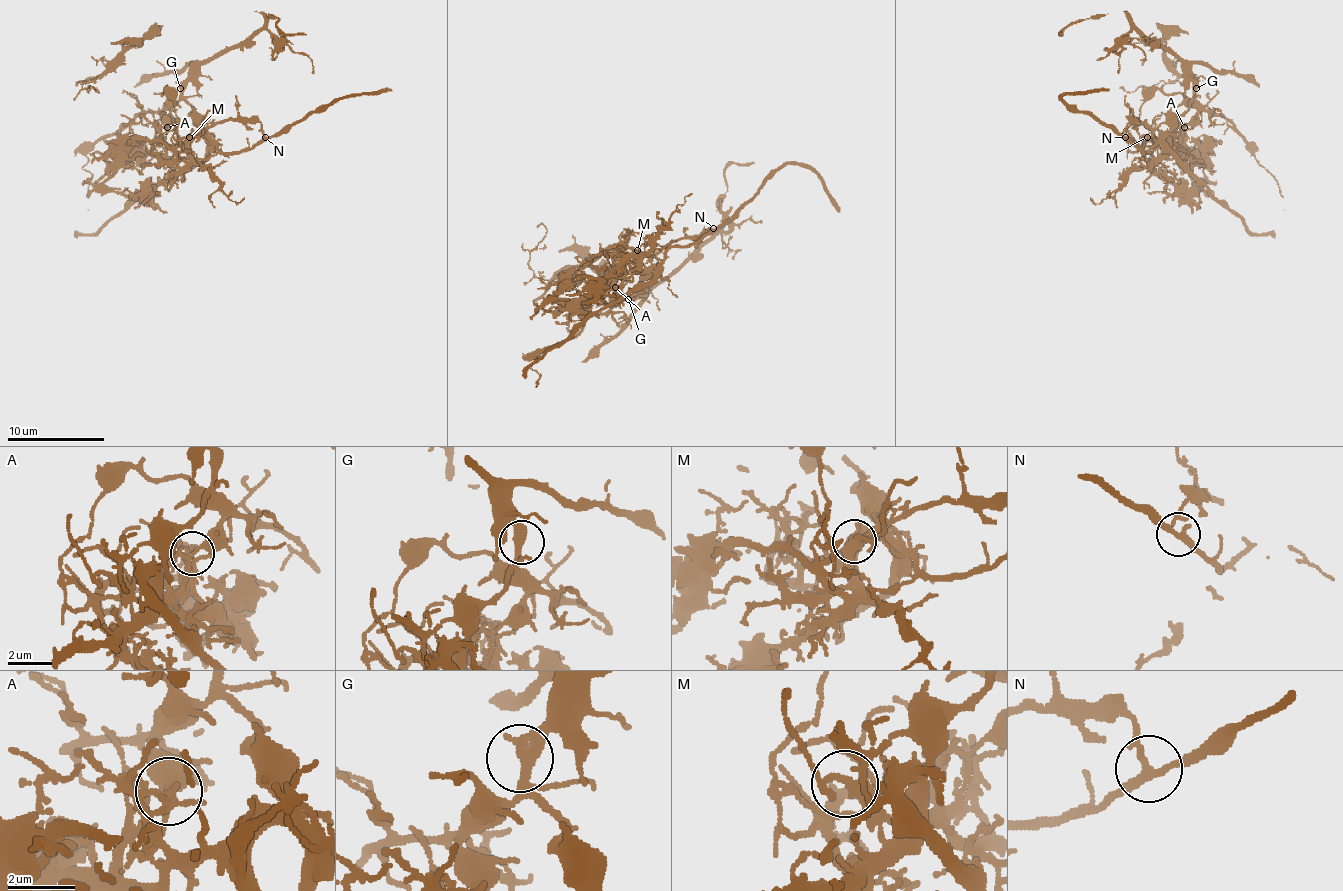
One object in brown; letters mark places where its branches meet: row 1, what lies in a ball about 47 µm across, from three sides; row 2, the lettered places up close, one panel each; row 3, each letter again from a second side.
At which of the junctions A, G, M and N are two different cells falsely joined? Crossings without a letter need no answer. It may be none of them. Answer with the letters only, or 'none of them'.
A

